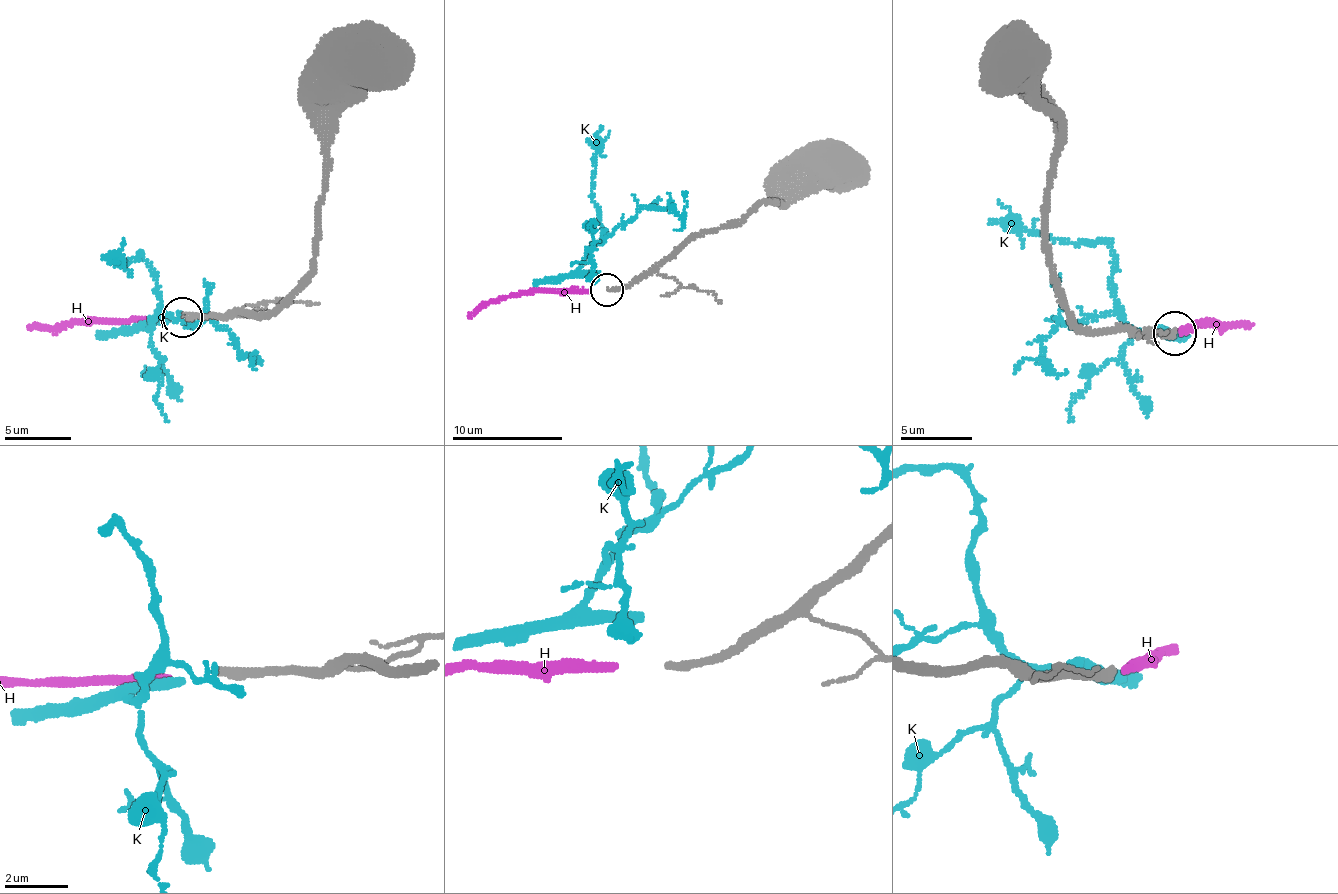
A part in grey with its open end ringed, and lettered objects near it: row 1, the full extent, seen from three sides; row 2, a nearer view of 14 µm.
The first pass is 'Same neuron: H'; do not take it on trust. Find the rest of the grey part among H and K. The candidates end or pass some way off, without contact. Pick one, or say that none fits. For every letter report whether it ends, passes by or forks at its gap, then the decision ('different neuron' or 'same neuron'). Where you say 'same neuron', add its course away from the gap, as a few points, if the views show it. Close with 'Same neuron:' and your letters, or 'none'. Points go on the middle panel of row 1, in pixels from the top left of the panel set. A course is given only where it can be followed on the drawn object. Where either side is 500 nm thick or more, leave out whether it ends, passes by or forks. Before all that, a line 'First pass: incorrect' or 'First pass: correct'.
First pass: correct
H: it ends there; same neuron; it runs (591, 290), (511, 293), (485, 302), (468, 318)
K: it ends there; different neuron
Same neuron: H

